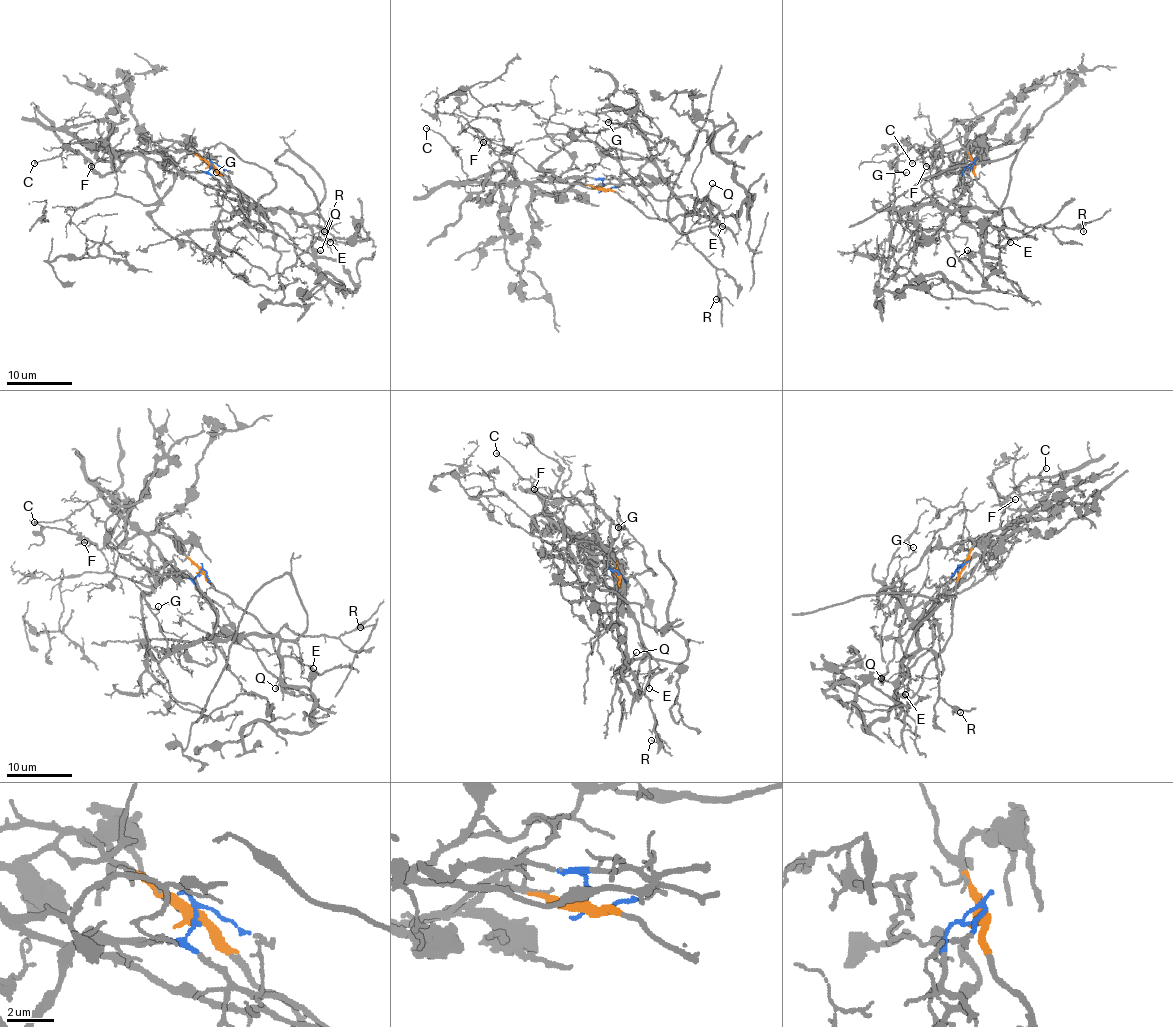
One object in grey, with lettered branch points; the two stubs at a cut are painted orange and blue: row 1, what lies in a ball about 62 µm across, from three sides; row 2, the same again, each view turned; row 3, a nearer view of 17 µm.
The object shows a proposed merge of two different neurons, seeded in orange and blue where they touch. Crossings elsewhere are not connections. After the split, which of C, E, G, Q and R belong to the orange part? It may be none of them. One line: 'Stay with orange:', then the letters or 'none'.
Stay with orange: C

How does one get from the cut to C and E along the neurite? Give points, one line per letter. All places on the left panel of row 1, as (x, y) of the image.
C: (209, 161), (188, 150), (172, 147), (161, 152), (104, 152), (86, 147), (74, 137), (65, 150), (34, 163)
E: (211, 161), (208, 171), (222, 184), (240, 189), (263, 207), (292, 210), (330, 241)

